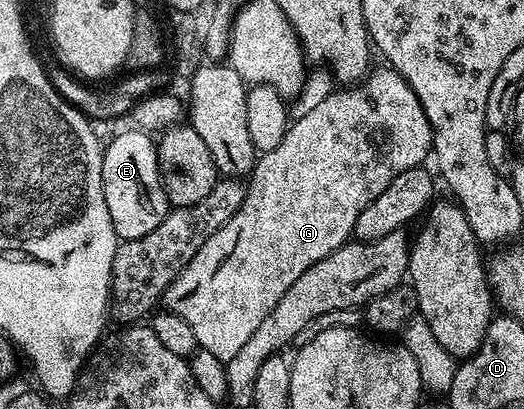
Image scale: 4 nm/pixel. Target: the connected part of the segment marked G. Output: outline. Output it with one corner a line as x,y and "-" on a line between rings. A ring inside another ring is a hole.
389,67
381,68
375,68
365,80
353,87
342,87
339,88
339,93
328,94
323,101
316,102
303,117
295,116
291,120
290,128
287,129
280,147
272,147
272,151
261,154
254,162
254,172
248,178
246,199
236,211
236,215
232,215
232,219
228,219
228,223
224,223
224,227
220,227
220,231
216,231
216,235
212,235
208,243
204,243
204,247
196,251
192,263
188,263
188,267
184,267
180,276
164,291
161,304
167,311
180,315
180,319
188,322
188,327
192,327
192,332
196,335
199,349
212,351
212,355
216,355
216,359
220,359
223,363
230,361
232,355
236,355
236,351
240,351
240,347
244,347
244,343
252,339
252,331
256,331
256,327
264,323
264,319
274,310
276,303
280,303
284,291
288,291
288,287
292,287
292,283
296,283
296,279
300,279
300,275
304,275
304,271
308,271
312,263
320,263
324,255
336,251
351,240
356,219
360,219
360,211
364,211
364,207
368,207
368,203
372,203
376,195
381,195
388,187
388,183
392,183
392,179
400,175
400,171
417,169
425,162
422,161
425,157
431,156
434,148
432,127
428,123
416,91
396,70

